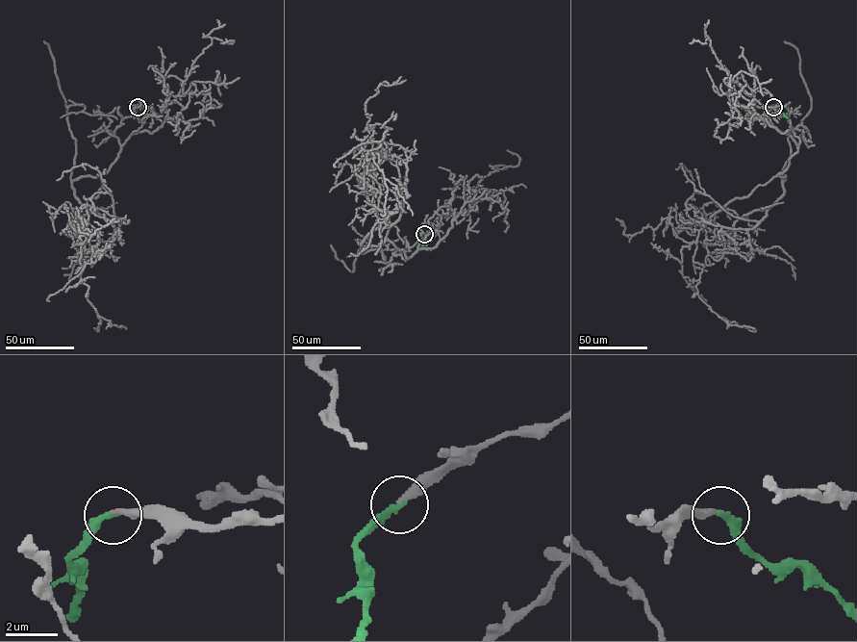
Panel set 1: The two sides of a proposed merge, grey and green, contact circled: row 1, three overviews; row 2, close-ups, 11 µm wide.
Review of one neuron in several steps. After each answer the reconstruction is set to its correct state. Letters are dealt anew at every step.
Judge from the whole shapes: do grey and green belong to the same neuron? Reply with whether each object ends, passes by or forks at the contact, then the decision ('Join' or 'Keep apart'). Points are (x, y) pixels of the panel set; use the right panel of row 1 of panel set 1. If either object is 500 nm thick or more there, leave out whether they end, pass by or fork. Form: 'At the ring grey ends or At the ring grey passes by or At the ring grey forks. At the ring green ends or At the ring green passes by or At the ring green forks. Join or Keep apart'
At the ring grey ends. At the ring green ends. Join

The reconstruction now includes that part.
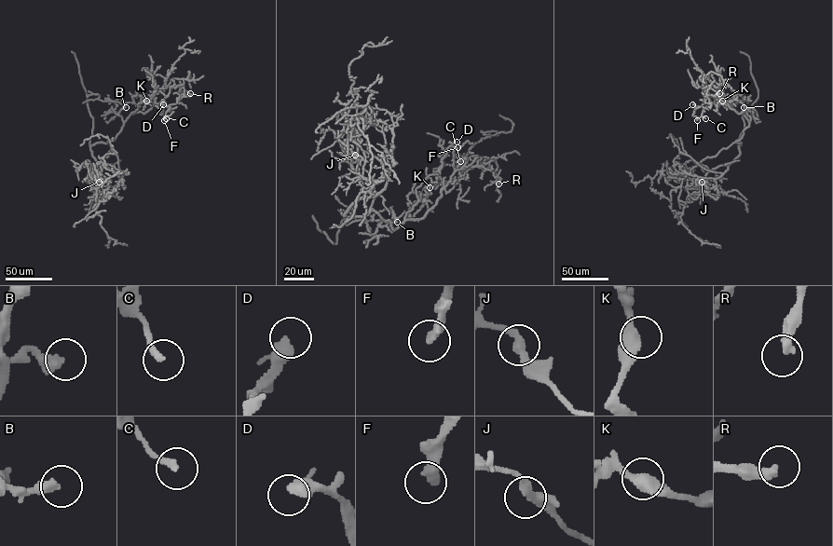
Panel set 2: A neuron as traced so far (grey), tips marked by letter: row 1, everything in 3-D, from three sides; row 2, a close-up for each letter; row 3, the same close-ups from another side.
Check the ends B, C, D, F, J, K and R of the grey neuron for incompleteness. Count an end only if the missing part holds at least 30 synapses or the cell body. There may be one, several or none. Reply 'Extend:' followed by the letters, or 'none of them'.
Extend: C, D, F

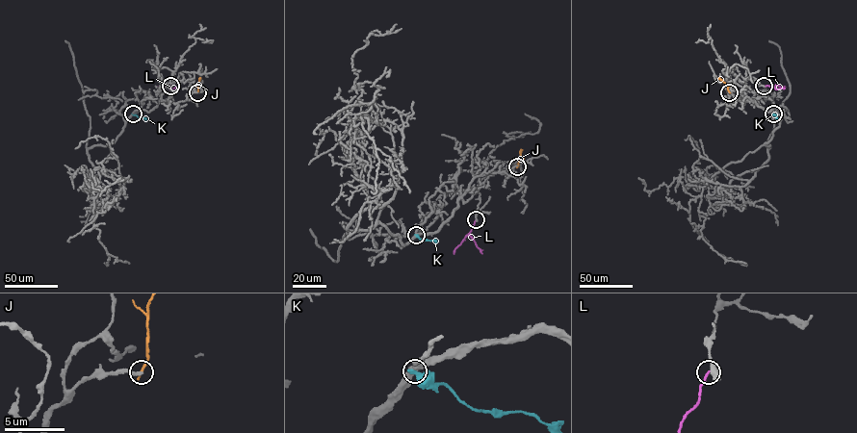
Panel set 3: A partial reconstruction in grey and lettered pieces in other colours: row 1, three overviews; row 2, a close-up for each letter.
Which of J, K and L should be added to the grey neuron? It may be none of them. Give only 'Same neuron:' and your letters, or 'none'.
Same neuron: none

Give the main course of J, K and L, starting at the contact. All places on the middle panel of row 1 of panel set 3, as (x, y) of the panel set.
J: (517, 166), (522, 149)
K: (416, 235), (421, 239), (436, 241)
L: (476, 219), (454, 254)

